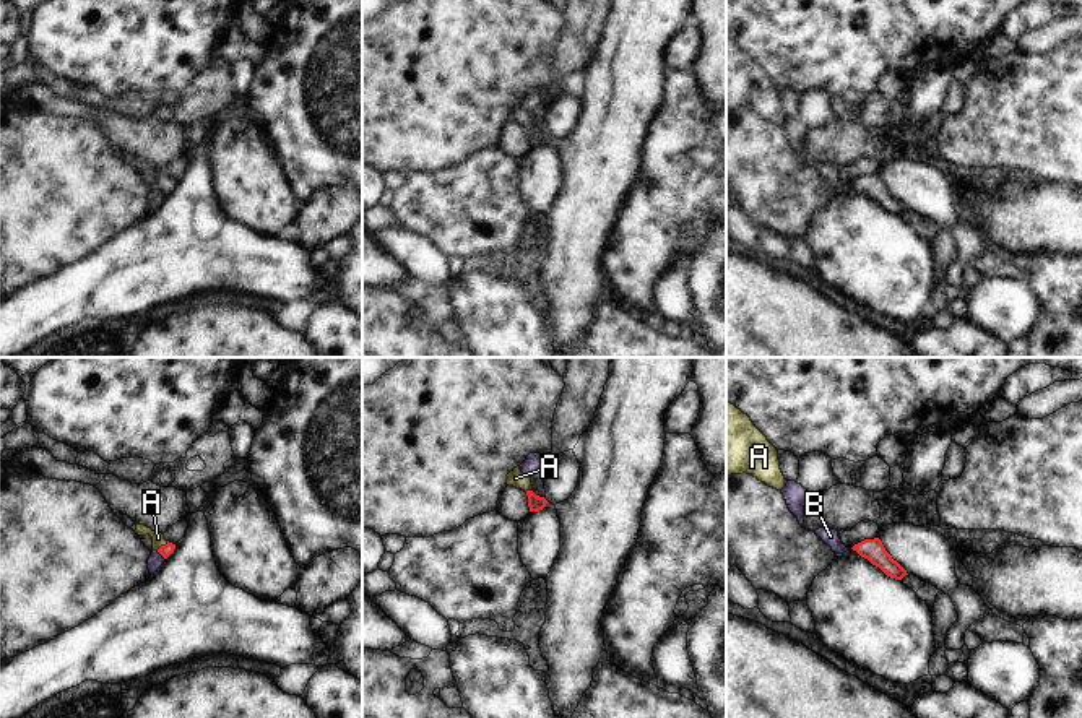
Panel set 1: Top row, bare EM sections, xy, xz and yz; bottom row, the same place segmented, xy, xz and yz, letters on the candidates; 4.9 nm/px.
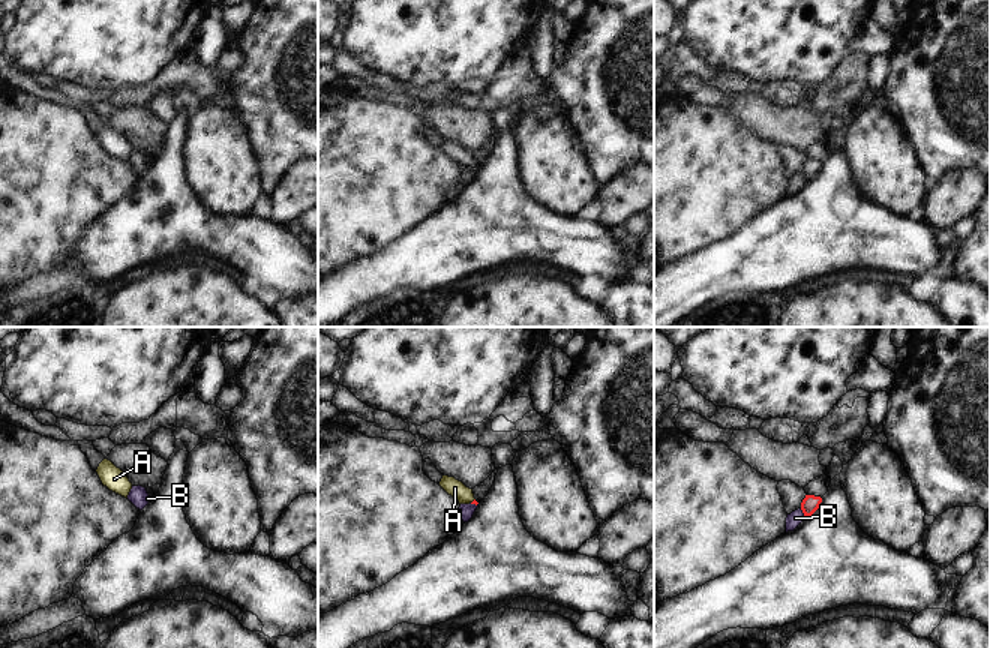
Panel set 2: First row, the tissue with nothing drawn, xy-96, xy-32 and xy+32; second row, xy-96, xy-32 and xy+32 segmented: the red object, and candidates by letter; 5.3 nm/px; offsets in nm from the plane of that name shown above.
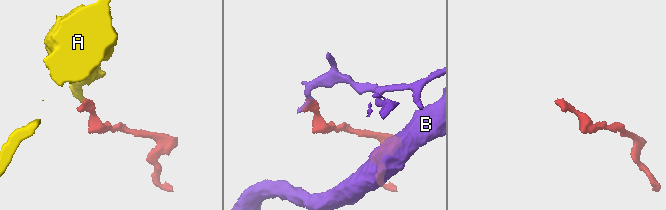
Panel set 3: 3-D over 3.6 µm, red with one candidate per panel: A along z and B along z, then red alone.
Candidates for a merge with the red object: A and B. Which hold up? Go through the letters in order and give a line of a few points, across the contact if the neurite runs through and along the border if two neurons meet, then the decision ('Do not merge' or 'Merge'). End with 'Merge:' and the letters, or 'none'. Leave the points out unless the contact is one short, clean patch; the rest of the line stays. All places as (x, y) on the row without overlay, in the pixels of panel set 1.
A: Line: xy (168, 185), (161, 182), (158, 174). Merge
B: Line: xy (156, 187), (164, 195). Do not merge
Merge: A.

